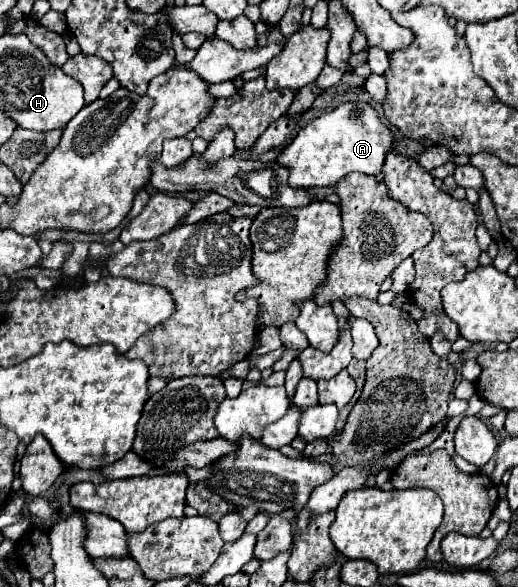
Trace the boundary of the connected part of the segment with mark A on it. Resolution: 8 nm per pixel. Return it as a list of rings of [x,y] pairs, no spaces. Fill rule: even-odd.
[[[346,102],[304,126],[286,146],[286,150],[276,158],[276,162],[290,168],[290,186],[334,186],[350,172],[376,176],[386,160],[386,152],[390,152],[394,146],[394,134],[368,102]]]

